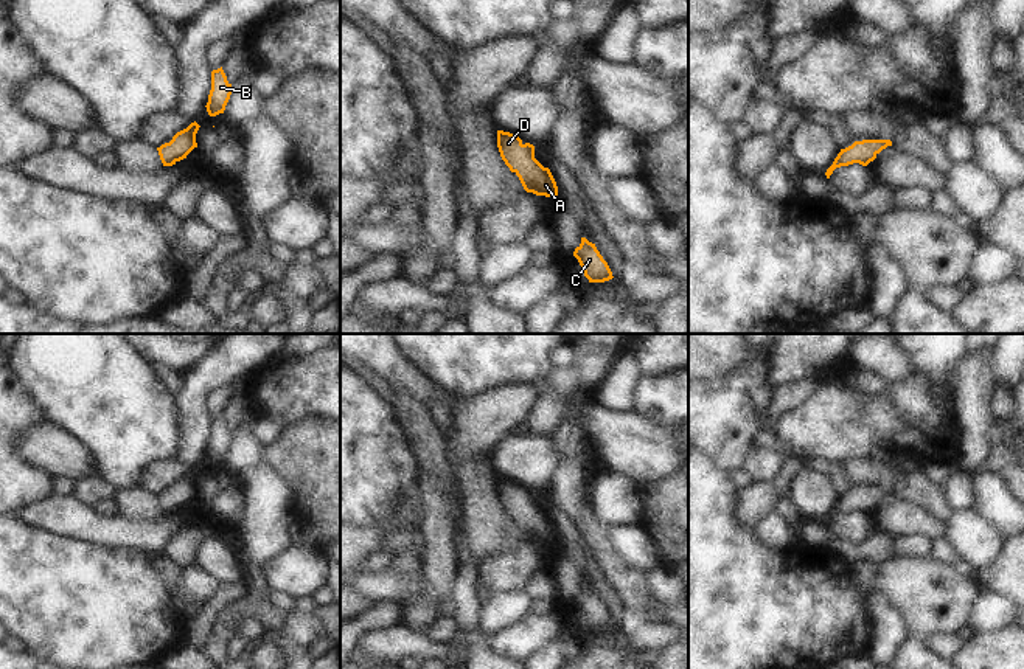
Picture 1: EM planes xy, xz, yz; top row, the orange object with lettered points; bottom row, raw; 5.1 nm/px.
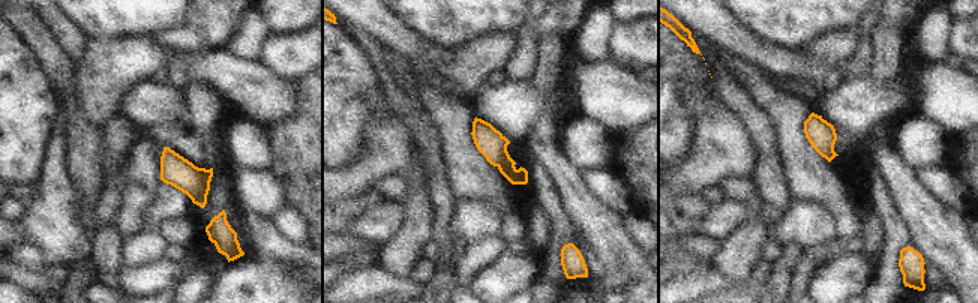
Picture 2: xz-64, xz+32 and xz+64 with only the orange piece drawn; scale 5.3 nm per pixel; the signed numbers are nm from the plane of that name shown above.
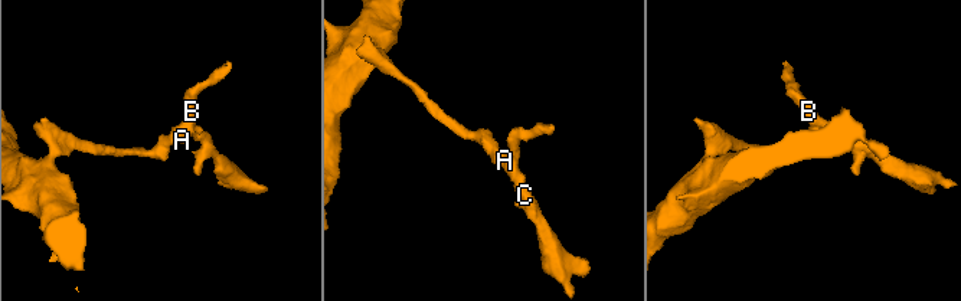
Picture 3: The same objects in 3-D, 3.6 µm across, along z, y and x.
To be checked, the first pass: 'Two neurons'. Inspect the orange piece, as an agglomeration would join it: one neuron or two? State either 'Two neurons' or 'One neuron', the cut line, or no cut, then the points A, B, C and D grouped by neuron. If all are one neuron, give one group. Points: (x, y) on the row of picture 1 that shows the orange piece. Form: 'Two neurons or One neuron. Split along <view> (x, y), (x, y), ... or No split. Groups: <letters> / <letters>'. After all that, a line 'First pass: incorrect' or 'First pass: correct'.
One neuron. No split. Groups: A B C D
First pass: incorrect

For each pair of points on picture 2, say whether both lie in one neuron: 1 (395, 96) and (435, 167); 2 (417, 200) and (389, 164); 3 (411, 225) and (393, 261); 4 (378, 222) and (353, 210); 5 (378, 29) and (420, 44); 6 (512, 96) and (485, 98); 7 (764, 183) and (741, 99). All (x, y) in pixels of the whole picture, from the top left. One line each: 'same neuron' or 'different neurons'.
1: same neuron
2: different neurons
3: same neuron
4: different neurons
5: same neuron
6: same neuron
7: same neuron

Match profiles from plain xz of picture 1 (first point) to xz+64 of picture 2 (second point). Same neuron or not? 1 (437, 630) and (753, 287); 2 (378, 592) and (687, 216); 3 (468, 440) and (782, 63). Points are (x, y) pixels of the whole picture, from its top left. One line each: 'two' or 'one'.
1: one
2: two
3: two

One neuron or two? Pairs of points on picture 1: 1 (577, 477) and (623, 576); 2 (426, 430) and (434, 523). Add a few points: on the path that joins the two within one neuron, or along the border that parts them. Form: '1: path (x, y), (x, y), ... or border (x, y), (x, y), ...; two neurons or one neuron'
1: path (577, 502), (577, 509), (594, 533), (600, 551); one neuron
2: path (429, 454), (434, 464), (434, 500); one neuron

